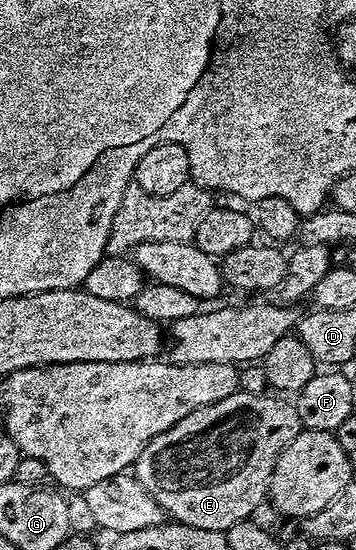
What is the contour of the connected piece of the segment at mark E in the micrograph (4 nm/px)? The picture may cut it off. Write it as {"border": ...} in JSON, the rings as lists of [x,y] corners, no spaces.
{"border":[[[243,389],[233,391],[228,397],[216,401],[207,407],[193,411],[184,417],[179,425],[202,425],[206,417],[214,417],[220,413],[220,407],[228,407],[226,411],[242,405],[242,455],[212,455],[202,461],[192,459],[186,467],[180,461],[180,471],[170,471],[168,457],[168,439],[174,437],[172,429],[160,433],[152,439],[142,451],[132,468],[135,479],[152,493],[152,497],[163,509],[163,512],[173,522],[183,523],[192,529],[212,529],[227,531],[240,521],[251,518],[254,510],[263,502],[267,502],[270,493],[270,478],[272,477],[278,459],[284,449],[295,439],[303,426],[298,416],[297,406],[293,402],[285,403],[285,398],[269,399],[269,394],[250,395]]]}

